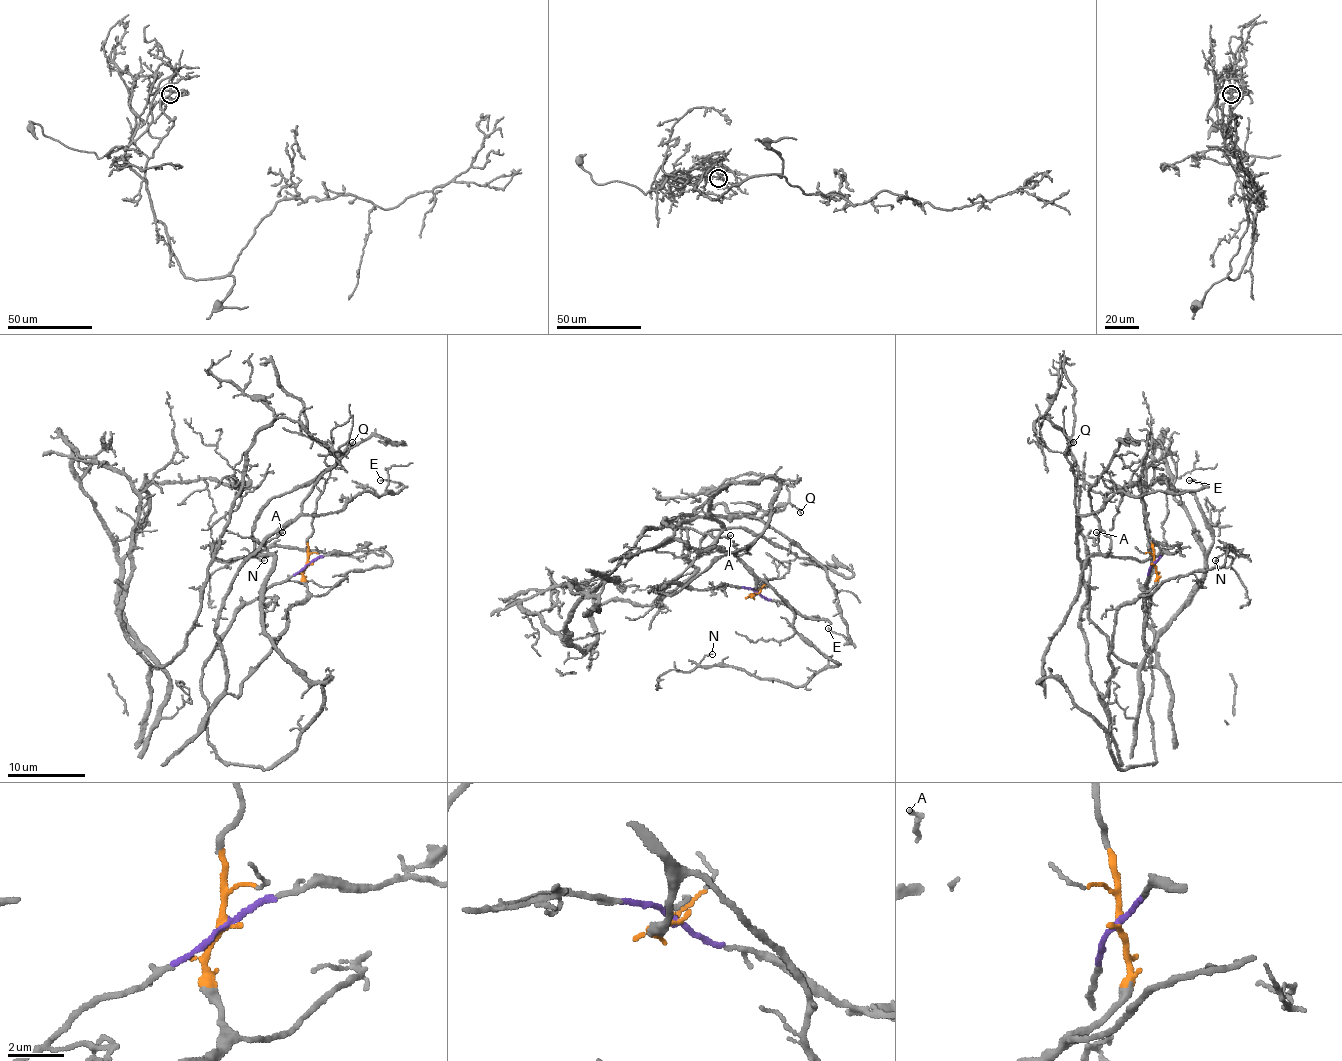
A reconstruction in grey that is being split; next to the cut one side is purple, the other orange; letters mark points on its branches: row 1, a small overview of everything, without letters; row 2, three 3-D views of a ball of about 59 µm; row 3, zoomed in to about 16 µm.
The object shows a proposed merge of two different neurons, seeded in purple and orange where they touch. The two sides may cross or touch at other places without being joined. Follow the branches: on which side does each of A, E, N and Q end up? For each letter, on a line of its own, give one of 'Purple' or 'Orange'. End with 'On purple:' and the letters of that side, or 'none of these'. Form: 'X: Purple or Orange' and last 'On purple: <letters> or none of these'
A: Purple
E: Orange
N: Orange
Q: Orange
On purple: A

